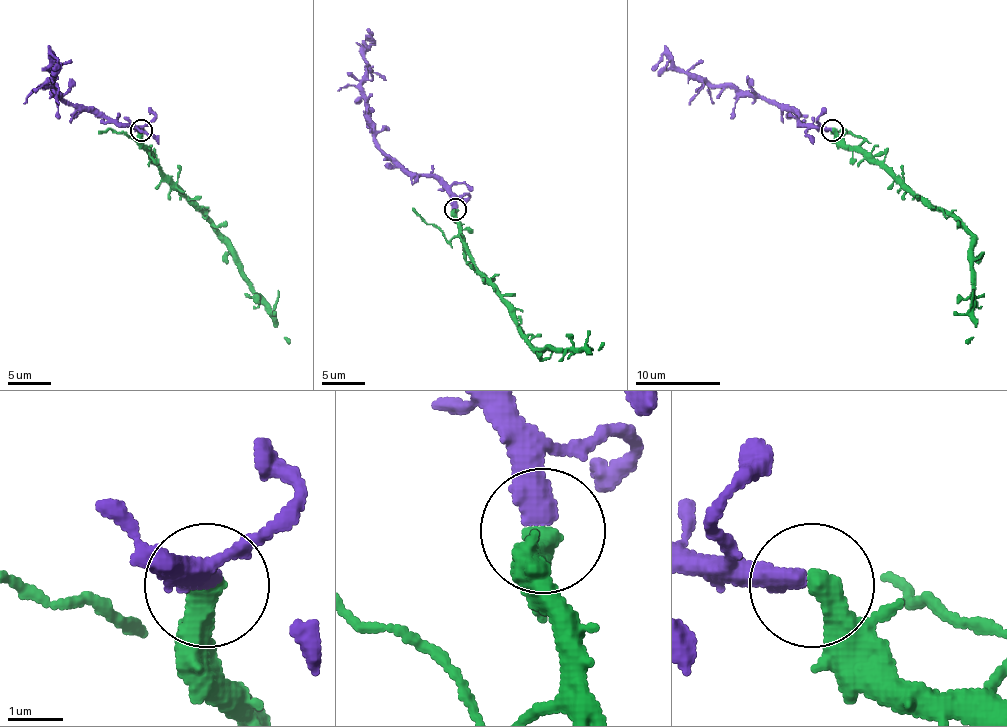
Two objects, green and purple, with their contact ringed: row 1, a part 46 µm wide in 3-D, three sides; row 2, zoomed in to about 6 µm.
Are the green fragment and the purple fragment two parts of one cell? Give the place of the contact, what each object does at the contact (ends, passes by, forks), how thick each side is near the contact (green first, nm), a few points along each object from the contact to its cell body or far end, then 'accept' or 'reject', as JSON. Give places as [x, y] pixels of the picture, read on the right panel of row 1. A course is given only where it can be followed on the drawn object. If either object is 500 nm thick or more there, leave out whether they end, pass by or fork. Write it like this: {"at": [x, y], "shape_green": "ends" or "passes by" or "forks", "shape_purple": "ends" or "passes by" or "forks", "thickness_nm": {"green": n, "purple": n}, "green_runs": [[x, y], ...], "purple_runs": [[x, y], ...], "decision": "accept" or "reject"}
{"at": [832, 130], "thickness_nm": {"green": 500, "purple": 460}, "green_runs": [[832, 130], [847, 145], [860, 145], [916, 195], [946, 209], [971, 237], [976, 325], [973, 338], [965, 342]], "purple_runs": [[830, 130], [803, 124], [792, 111], [762, 96], [702, 83], [670, 62], [651, 68]], "decision": "accept"}

